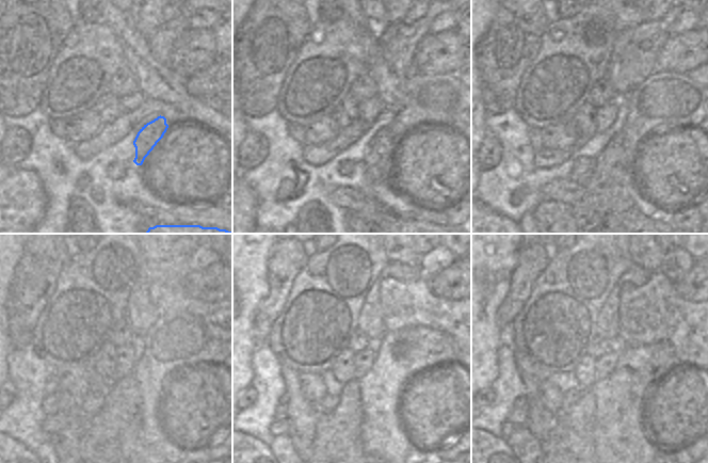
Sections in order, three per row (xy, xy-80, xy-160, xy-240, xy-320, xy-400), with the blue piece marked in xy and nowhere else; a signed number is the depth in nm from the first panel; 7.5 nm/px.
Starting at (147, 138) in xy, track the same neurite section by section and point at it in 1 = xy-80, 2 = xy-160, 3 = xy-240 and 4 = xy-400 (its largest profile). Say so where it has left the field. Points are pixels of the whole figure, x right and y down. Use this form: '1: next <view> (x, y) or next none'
1: next xy-80 (379, 153)
2: next xy-160 (606, 211)
3: next xy-240 (111, 447)
4: next xy-400 (568, 450)

